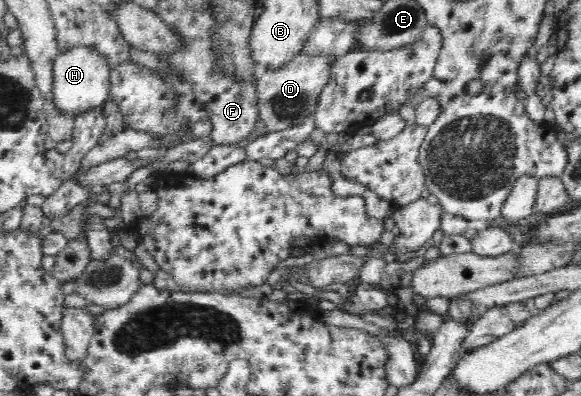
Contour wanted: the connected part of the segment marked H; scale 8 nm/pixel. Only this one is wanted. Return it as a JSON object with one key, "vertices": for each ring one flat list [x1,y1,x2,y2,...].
{"vertices":[[76,46,60,54,53,62,51,98,62,116,75,117,86,110,102,106,109,100,111,68,91,47]]}

